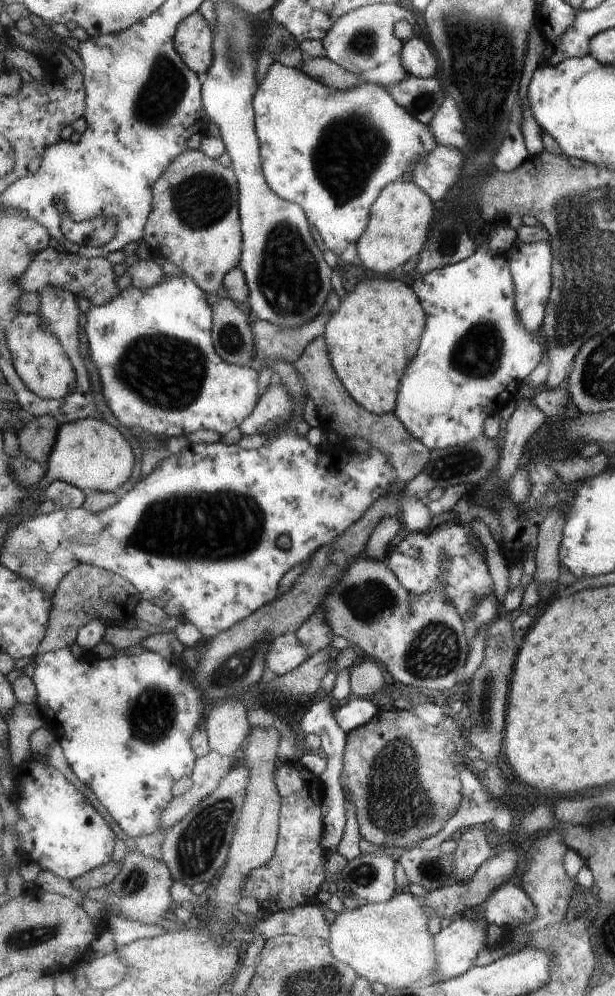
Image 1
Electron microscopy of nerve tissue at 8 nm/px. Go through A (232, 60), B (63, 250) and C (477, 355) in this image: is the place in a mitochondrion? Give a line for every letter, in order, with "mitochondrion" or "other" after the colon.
A: mitochondrion
B: other
C: mitochondrion

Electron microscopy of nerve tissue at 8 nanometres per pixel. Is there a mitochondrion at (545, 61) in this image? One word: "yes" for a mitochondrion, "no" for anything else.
no

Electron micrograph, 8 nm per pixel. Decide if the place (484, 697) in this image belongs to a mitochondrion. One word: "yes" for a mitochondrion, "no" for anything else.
yes

